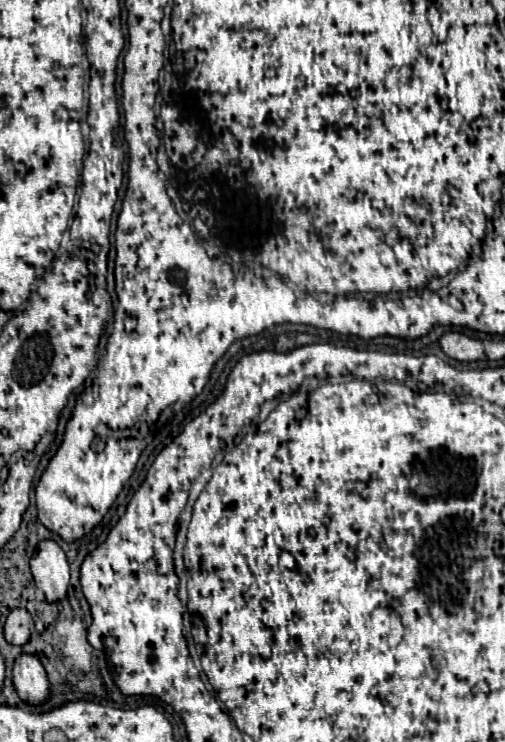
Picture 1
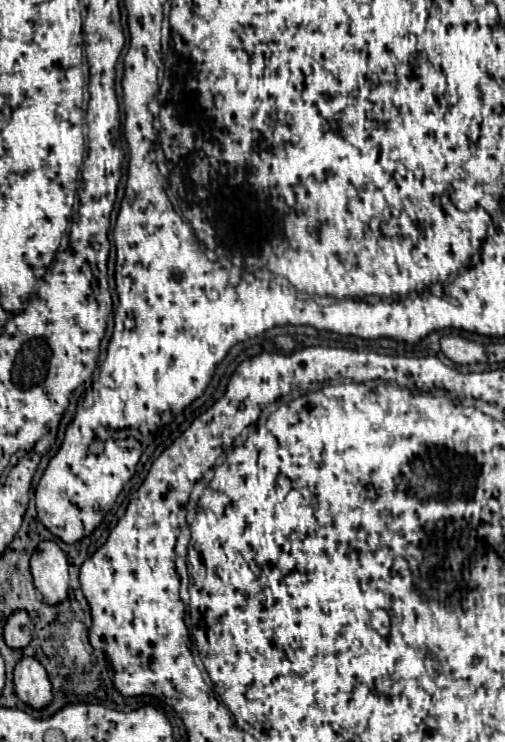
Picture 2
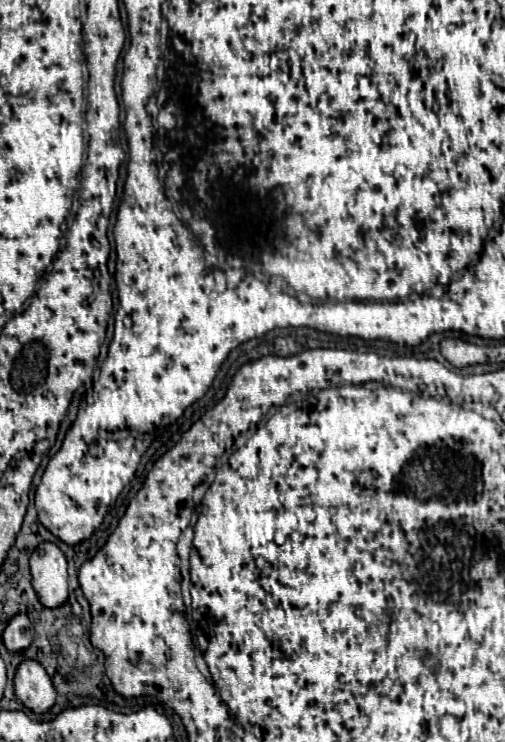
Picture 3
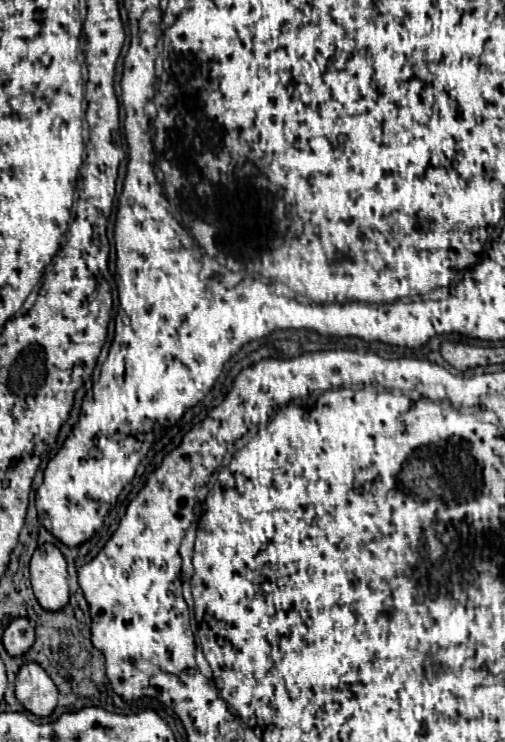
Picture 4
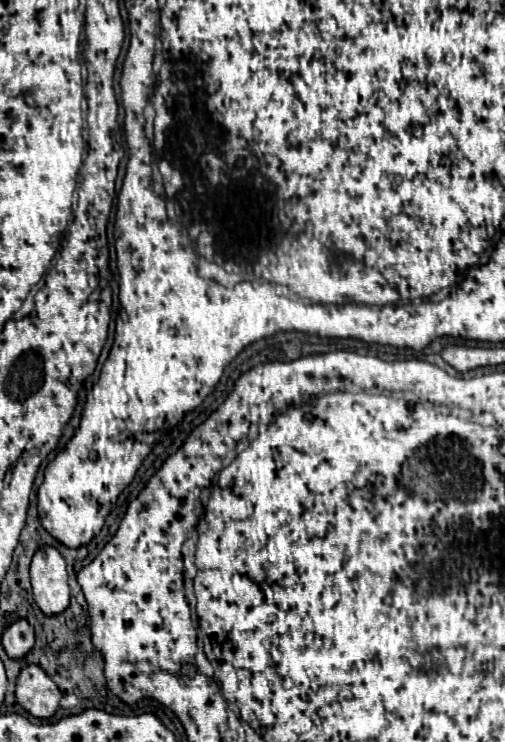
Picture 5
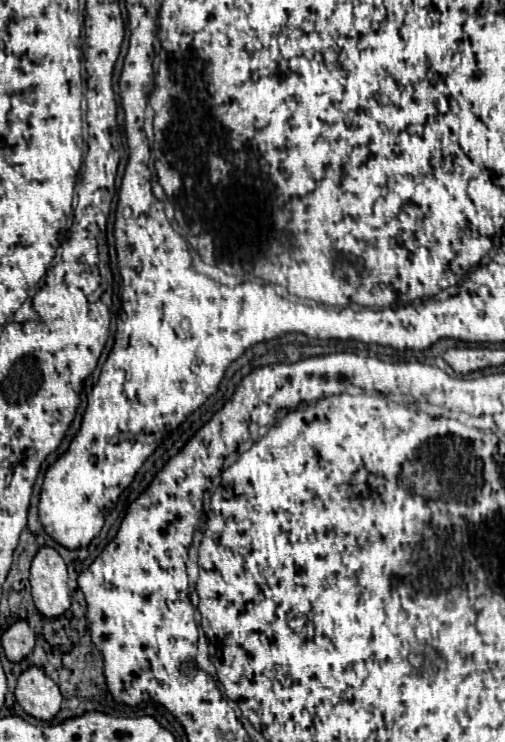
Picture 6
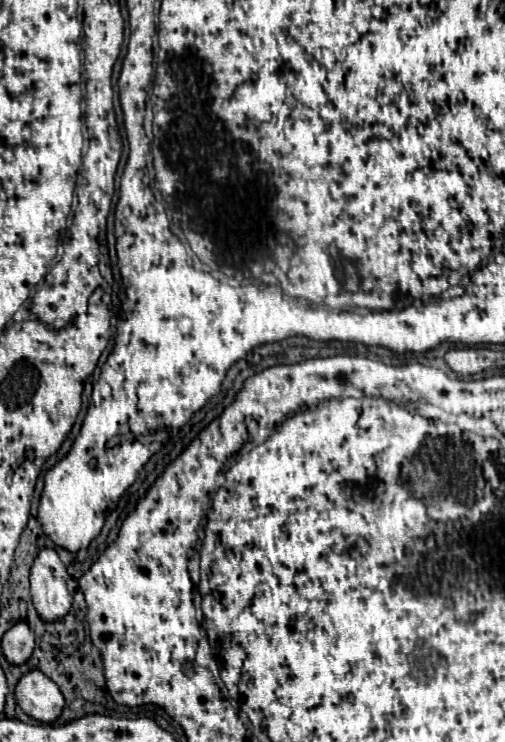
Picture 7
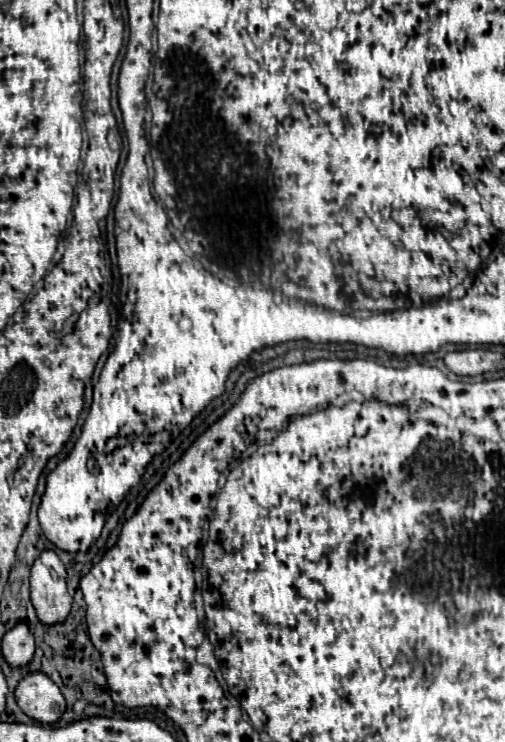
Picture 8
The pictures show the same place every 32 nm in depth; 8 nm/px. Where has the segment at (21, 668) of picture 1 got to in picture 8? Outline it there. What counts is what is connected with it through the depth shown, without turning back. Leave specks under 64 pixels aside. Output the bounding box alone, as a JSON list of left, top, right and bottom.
[14,672,66,724]

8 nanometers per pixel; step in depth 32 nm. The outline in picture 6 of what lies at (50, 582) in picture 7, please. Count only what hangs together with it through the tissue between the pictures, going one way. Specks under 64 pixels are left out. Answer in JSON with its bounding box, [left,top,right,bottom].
[30,546,72,618]

